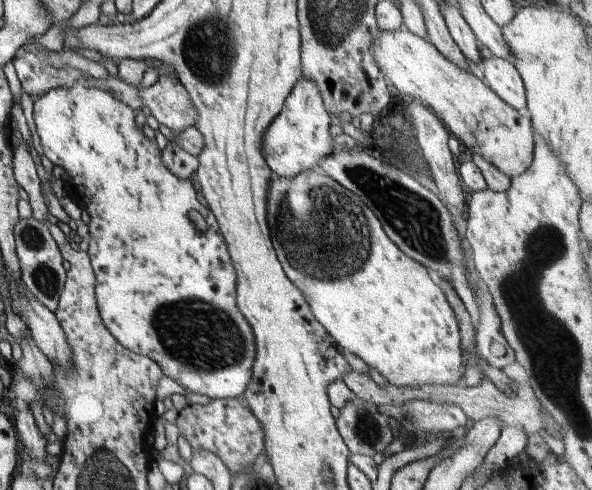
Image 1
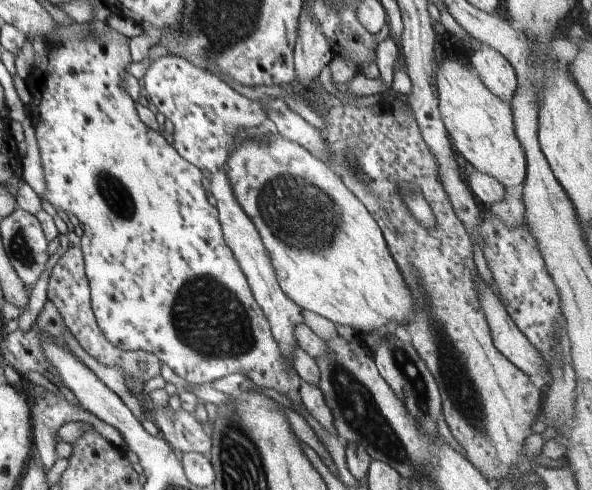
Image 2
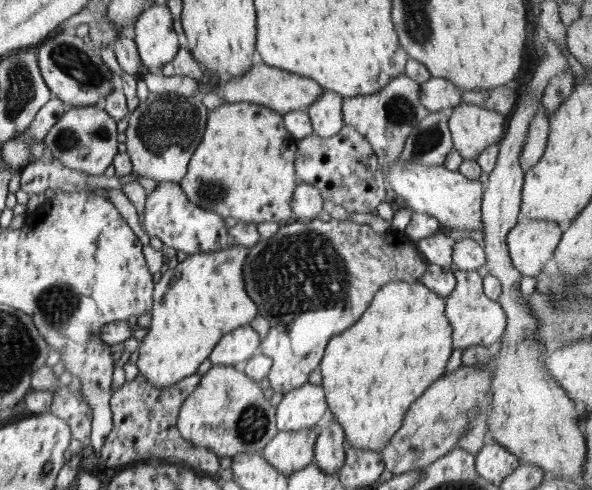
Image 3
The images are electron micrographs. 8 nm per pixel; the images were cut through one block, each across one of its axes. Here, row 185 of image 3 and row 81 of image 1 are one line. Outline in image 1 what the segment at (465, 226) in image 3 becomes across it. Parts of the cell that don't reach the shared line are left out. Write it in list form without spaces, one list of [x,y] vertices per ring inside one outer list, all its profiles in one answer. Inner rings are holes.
[[[405,28],[396,31],[379,30],[369,47],[376,67],[387,76],[390,82],[405,94],[407,99],[416,98],[430,106],[435,114],[444,122],[450,134],[462,141],[469,150],[477,151],[496,169],[508,177],[522,175],[533,162],[533,153],[537,141],[536,133],[532,132],[531,120],[520,116],[518,112],[506,105],[486,84],[476,78],[470,70],[461,70],[455,63],[447,60],[428,39],[412,34]]]

